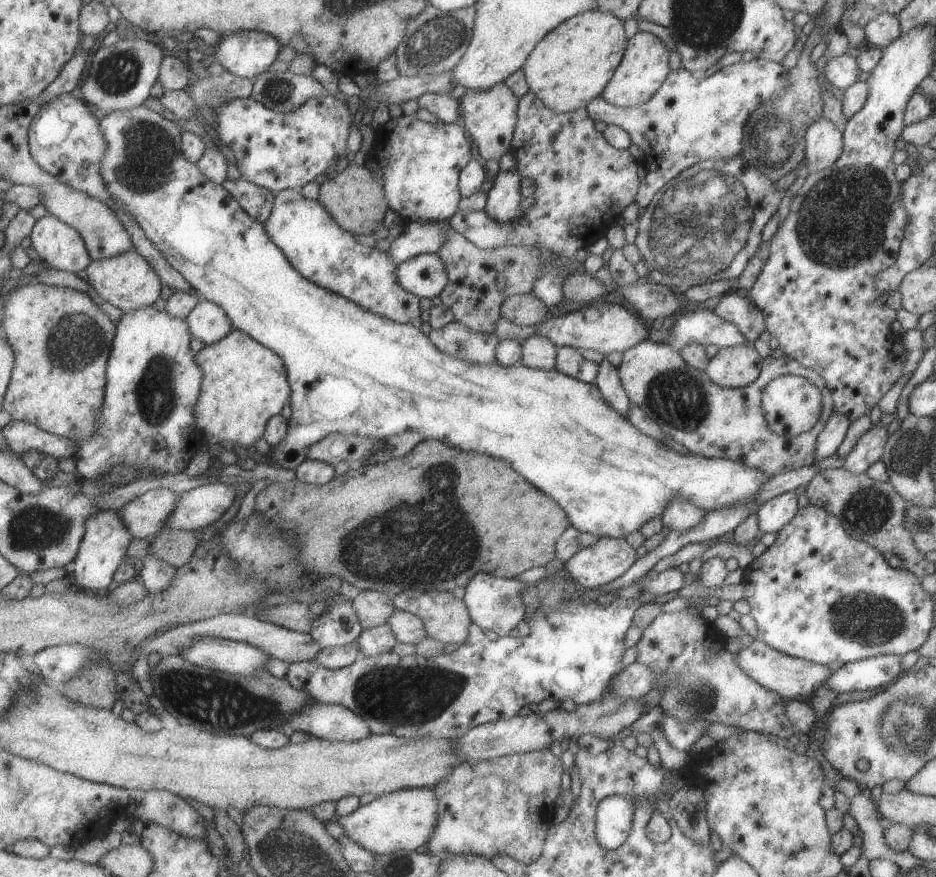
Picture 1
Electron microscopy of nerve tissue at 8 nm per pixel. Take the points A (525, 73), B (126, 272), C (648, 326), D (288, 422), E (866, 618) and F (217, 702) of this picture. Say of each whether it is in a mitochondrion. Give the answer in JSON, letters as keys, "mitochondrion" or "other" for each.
{"A":"other","B":"other","C":"other","D":"other","E":"mitochondrion","F":"mitochondrion"}

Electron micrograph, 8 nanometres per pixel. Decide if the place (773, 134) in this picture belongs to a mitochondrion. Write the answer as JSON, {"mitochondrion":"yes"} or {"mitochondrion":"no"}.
{"mitochondrion":"yes"}

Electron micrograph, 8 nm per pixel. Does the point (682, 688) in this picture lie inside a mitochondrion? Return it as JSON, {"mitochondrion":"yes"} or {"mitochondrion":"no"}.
{"mitochondrion":"yes"}

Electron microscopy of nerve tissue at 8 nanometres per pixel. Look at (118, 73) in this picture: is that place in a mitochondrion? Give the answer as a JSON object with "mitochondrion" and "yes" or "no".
{"mitochondrion":"yes"}

